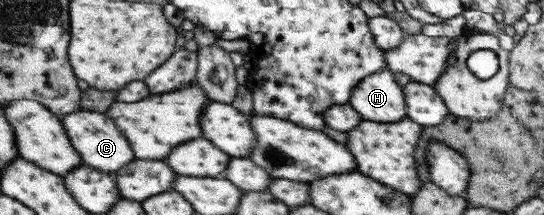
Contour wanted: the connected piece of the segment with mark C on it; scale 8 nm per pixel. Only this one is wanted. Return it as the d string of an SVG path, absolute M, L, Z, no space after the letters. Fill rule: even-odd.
M80 109L78 112L65 114L62 119L68 136L71 137L72 146L80 153L85 165L104 173L115 174L137 159L127 136L120 132L114 119L110 118L107 113Z

